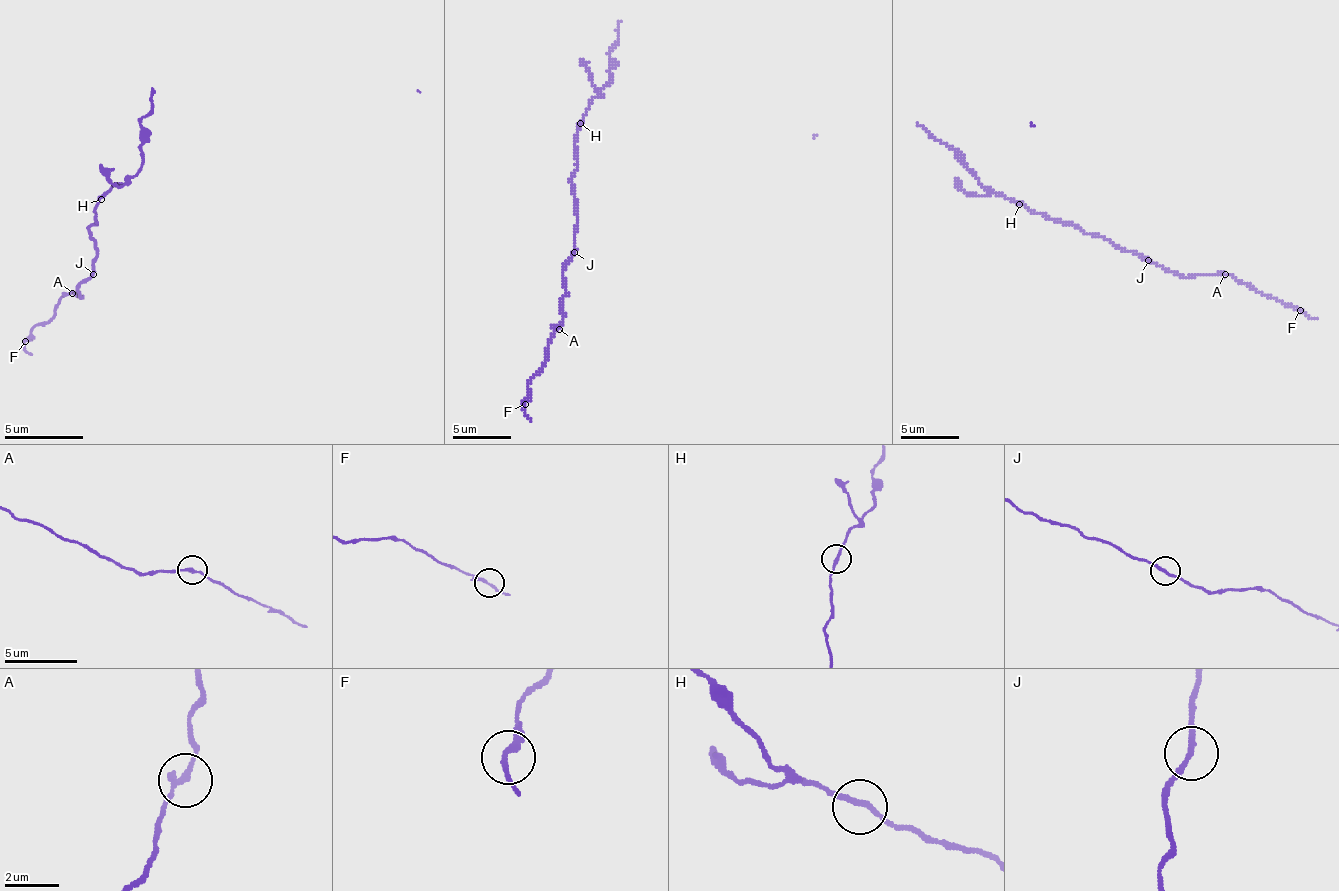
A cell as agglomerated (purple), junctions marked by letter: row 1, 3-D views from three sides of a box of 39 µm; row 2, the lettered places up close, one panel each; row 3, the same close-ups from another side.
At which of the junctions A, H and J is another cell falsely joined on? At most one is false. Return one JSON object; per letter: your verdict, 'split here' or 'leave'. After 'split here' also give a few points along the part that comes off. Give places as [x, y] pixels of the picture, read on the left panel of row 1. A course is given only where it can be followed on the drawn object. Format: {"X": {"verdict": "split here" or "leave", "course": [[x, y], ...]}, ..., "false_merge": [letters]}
{"A": {"verdict": "leave"}, "H": {"verdict": "leave"}, "J": {"verdict": "leave"}, "false_merge": []}

